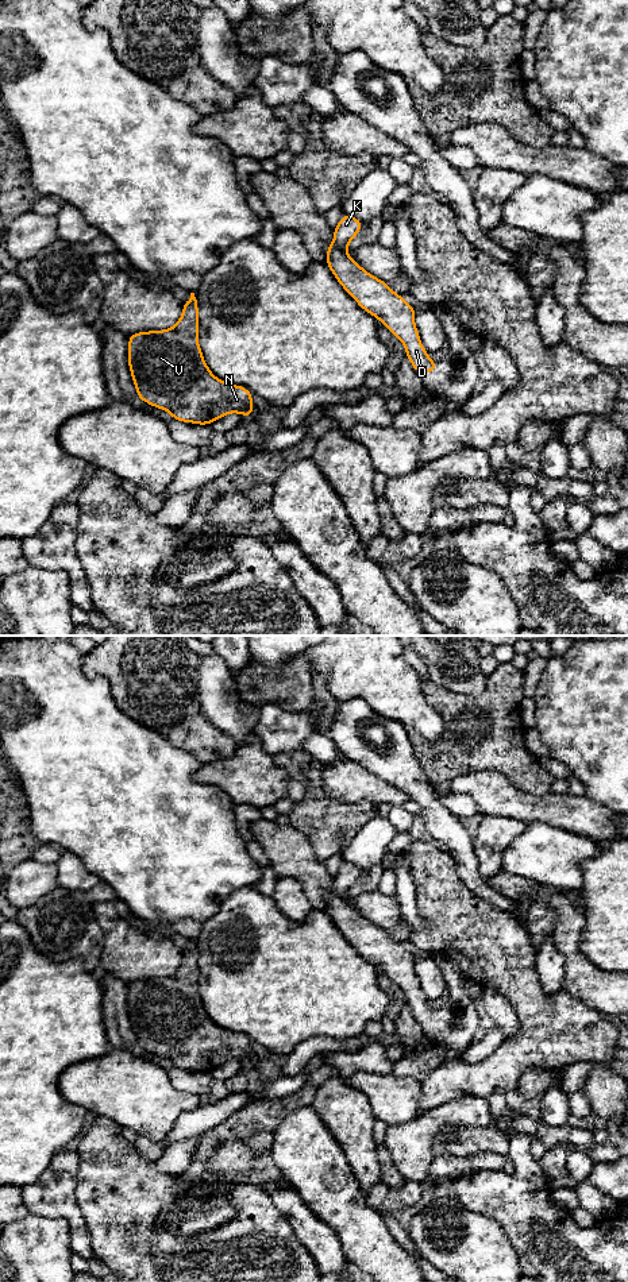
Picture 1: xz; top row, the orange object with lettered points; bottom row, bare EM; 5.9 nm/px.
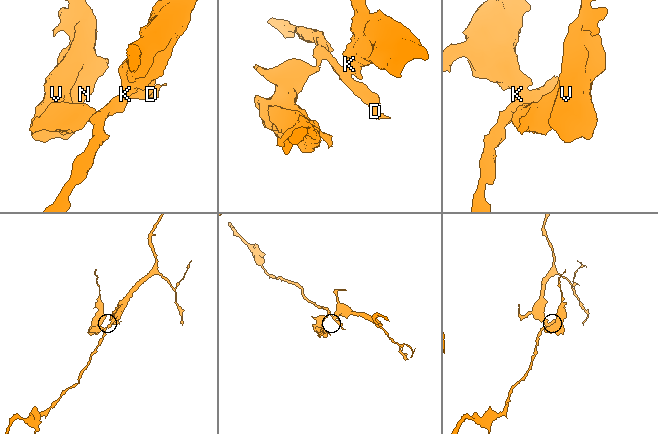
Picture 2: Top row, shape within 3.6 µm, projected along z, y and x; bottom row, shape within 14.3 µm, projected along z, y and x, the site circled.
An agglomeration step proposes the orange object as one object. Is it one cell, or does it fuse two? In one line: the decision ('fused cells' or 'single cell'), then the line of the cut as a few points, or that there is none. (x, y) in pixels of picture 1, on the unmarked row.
fused cells; cut in xz along (332, 891), (345, 900)

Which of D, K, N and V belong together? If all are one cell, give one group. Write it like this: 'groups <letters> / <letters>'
groups D N V / K

